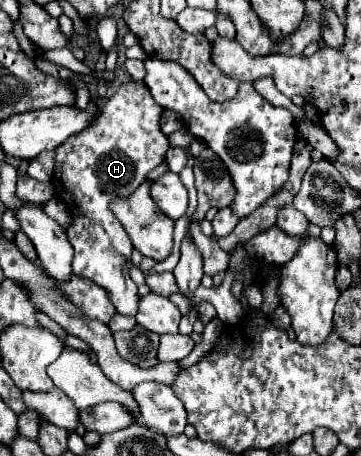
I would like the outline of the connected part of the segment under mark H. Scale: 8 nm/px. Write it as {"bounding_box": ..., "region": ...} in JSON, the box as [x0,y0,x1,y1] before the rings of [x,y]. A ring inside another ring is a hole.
{"bounding_box":[53,82,169,316],"region":[[[125,82],[105,102],[93,126],[55,150],[53,186],[55,196],[69,206],[71,214],[67,238],[75,248],[73,272],[103,286],[111,294],[117,312],[129,316],[137,314],[137,286],[129,276],[131,266],[127,266],[133,244],[109,206],[117,198],[129,198],[145,182],[147,174],[165,160],[169,140],[161,132],[163,112],[165,108],[153,102],[145,82]]]}

